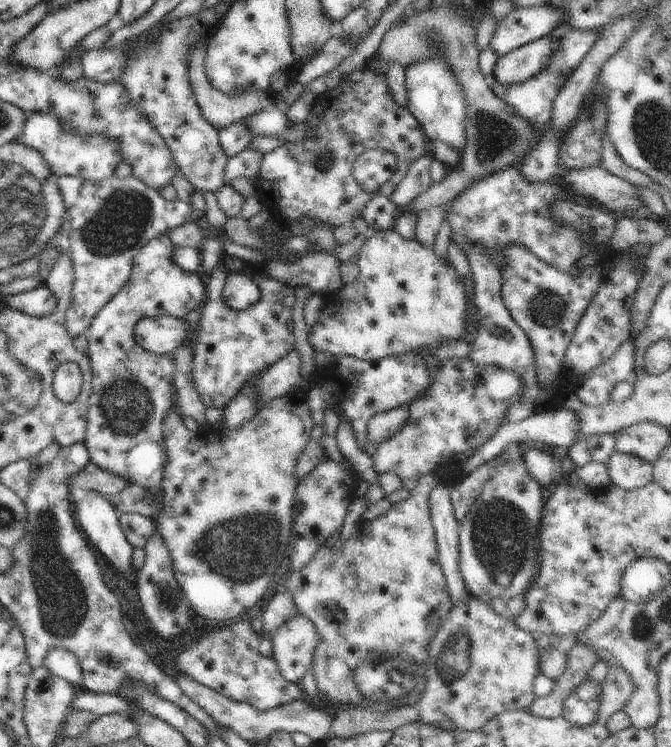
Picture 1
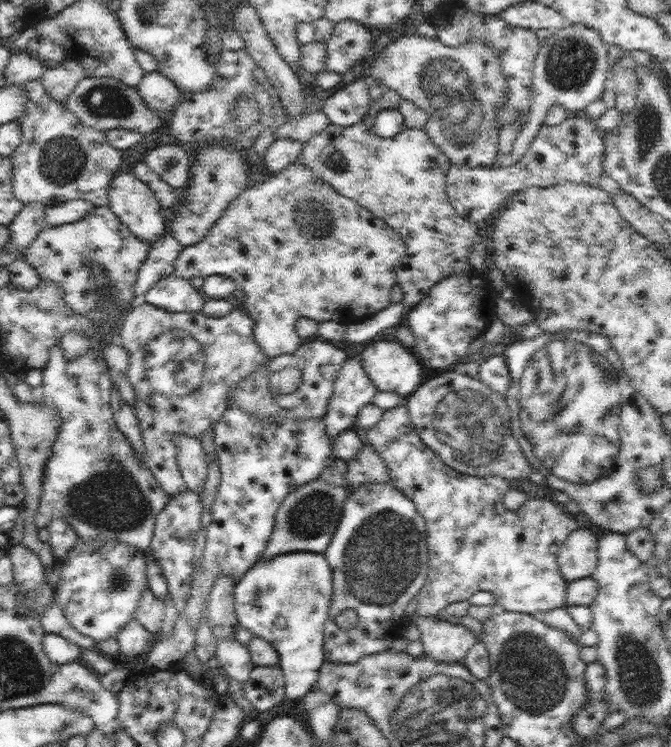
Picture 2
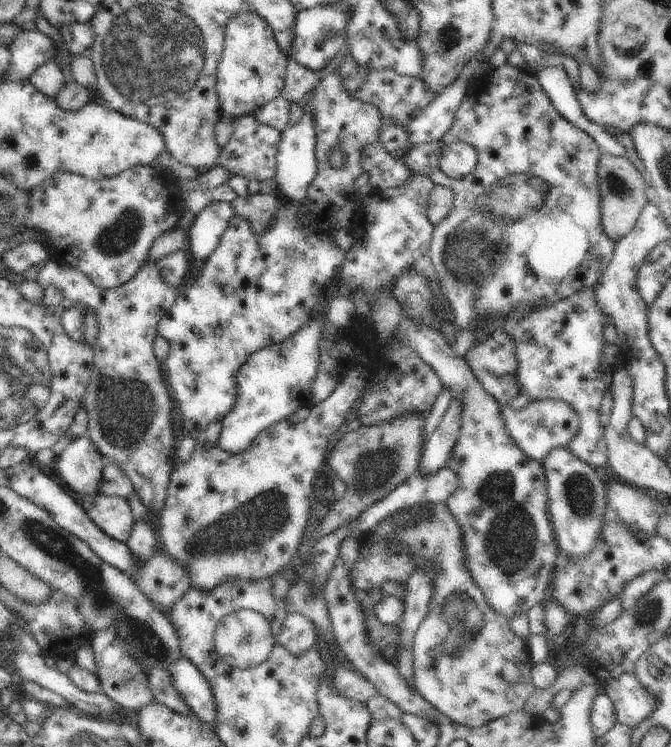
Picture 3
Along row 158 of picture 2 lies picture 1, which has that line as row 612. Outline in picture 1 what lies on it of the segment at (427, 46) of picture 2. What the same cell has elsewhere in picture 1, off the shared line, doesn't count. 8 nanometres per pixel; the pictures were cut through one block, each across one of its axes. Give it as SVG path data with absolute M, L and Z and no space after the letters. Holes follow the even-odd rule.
M474 596L452 606L427 648L429 662L424 664L427 667L427 683L420 695L422 698L415 703L421 714L420 722L447 731L477 731L500 713L526 710L536 699L533 682L539 673L541 651L536 648L536 637L537 634L521 629L509 613L498 613L492 603Z

